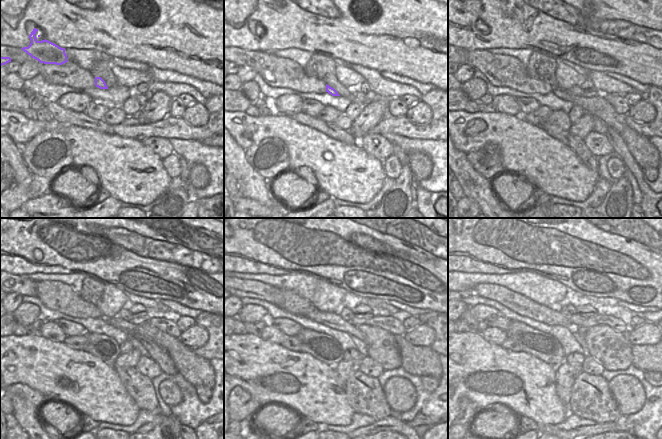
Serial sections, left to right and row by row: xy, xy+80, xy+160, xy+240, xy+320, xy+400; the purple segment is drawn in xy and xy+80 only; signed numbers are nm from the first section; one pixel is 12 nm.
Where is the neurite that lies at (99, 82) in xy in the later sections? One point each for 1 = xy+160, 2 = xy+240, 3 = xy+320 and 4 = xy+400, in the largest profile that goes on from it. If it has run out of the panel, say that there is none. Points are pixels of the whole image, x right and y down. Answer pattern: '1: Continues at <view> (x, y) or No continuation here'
1: Continues at xy+160 (560, 93)
2: Continues at xy+240 (126, 326)
3: Continues at xy+320 (382, 347)
4: Continues at xy+400 (610, 348).

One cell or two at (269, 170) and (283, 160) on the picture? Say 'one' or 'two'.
one

